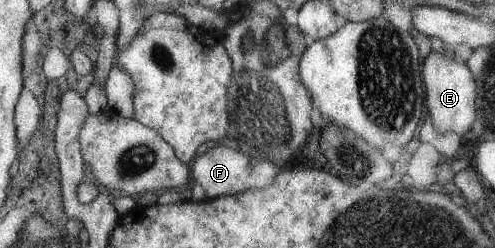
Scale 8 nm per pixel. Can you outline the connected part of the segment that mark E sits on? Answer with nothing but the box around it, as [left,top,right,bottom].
[422,51,477,136]

